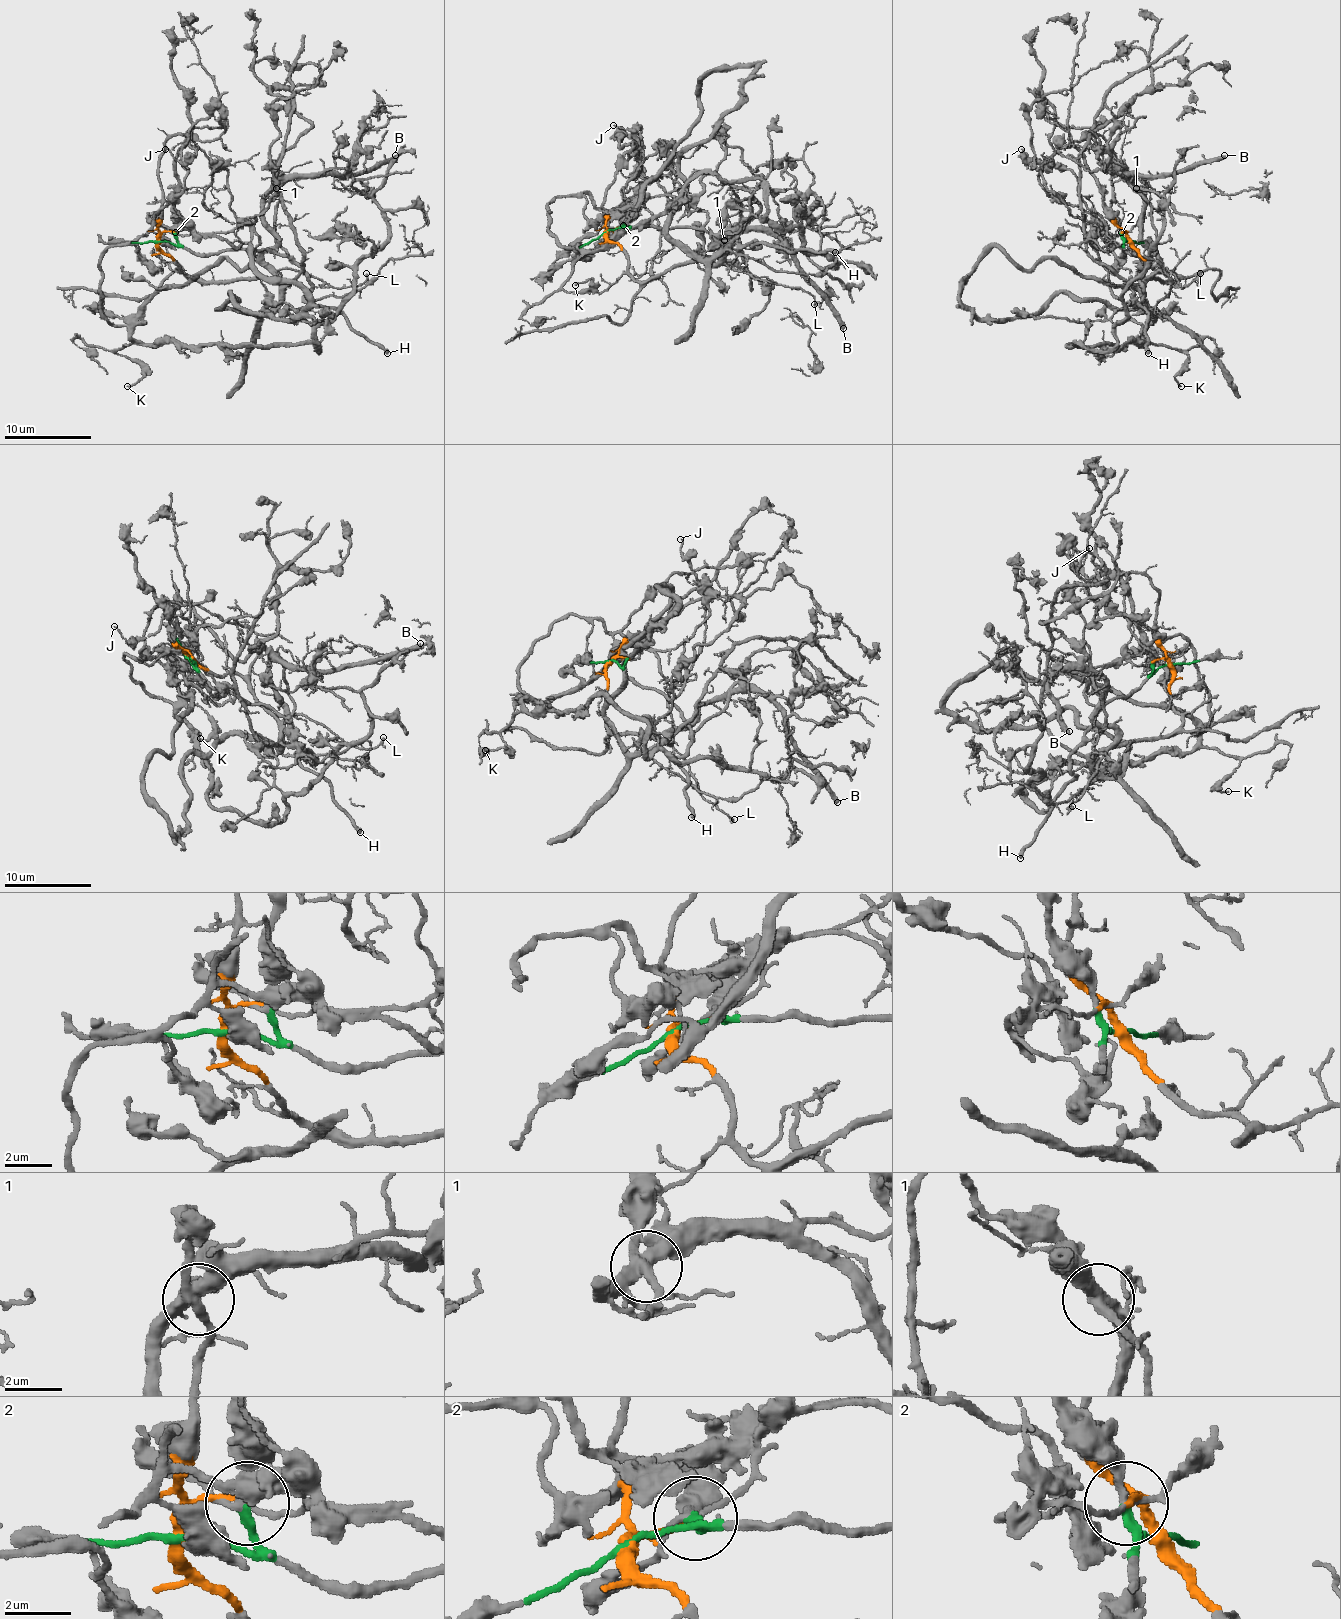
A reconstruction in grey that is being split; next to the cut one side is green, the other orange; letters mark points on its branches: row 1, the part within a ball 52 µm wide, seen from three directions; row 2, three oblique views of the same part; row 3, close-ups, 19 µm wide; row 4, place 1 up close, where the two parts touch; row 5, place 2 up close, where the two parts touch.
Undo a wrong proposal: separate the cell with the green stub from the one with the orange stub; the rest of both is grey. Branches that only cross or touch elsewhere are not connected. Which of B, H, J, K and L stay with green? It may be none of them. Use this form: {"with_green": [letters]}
{"with_green": ["H", "J"]}

